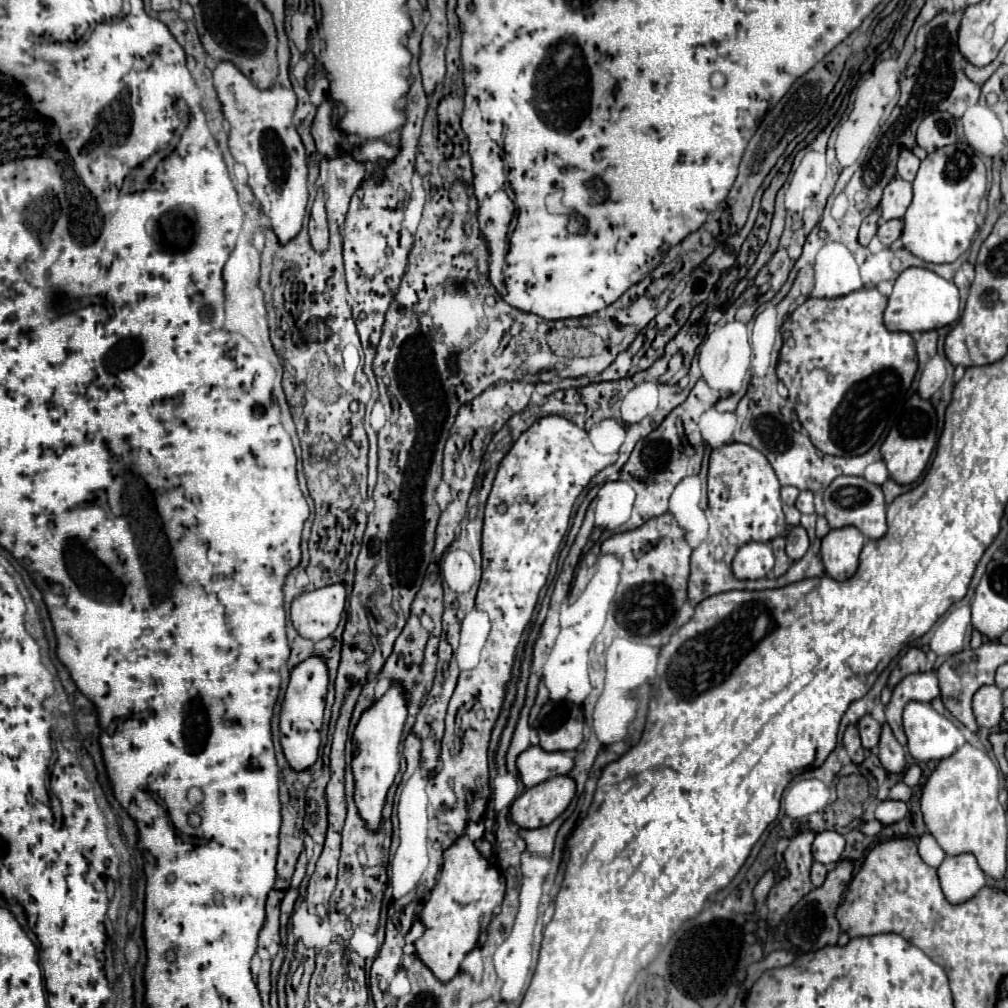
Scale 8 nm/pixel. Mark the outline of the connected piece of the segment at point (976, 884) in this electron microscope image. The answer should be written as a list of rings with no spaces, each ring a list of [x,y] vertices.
[[[973,853],[945,857],[937,869],[941,889],[949,903],[961,903],[977,895],[985,885],[985,873]]]

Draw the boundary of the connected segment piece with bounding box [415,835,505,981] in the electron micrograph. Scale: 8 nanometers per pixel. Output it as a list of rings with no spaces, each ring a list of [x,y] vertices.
[[[467,835],[457,837],[457,841],[443,853],[441,875],[421,911],[427,931],[415,941],[417,957],[433,971],[439,981],[449,981],[457,975],[465,955],[475,947],[481,931],[485,931],[491,923],[493,911],[501,905],[503,895],[505,883],[497,867],[477,851]]]

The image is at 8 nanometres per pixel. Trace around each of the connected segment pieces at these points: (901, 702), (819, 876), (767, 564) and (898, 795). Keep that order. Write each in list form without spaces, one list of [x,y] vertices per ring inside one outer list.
[[[925,671],[925,673],[913,673],[909,677],[905,677],[891,695],[889,705],[885,707],[885,715],[887,715],[887,723],[891,725],[891,731],[895,735],[895,739],[907,747],[907,735],[901,733],[901,713],[903,707],[909,701],[933,701],[935,697],[939,697],[941,689],[939,689],[939,679],[935,671]]]
[[[813,863],[813,867],[811,867],[811,883],[815,887],[821,887],[825,877],[827,877],[827,867],[821,865],[821,863]]]
[[[747,543],[733,559],[733,573],[741,579],[761,579],[771,573],[775,565],[773,549],[769,543]]]
[[[899,781],[895,787],[891,787],[887,799],[889,799],[889,801],[909,801],[909,799],[911,799],[911,789],[909,789],[905,783]]]

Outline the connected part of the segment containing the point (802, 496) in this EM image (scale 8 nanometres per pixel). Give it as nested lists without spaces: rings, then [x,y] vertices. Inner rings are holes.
[[[801,491],[801,493],[799,493],[799,497],[797,497],[795,507],[797,507],[801,513],[815,513],[813,493],[811,493],[811,491]]]

